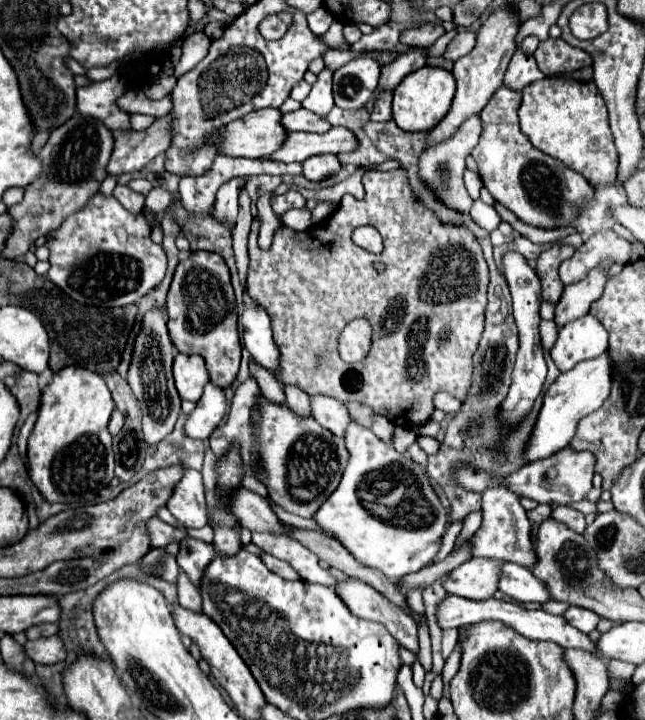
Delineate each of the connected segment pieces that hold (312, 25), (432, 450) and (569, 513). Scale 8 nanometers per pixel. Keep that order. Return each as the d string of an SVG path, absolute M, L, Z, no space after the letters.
M319 7L317 11L313 11L309 15L309 28L317 35L323 35L329 29L333 21L333 15L329 13L329 9Z
M419 435L417 437L417 443L419 443L419 447L425 451L425 453L429 453L429 455L435 455L437 451L439 451L439 445L435 445L435 443L439 443L435 437L427 437L427 435Z
M555 507L551 511L551 517L555 521L559 521L559 523L565 523L575 533L583 533L585 531L585 515L579 513L577 509L573 509L573 507Z

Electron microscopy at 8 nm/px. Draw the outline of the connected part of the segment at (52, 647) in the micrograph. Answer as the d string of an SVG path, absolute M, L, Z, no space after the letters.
M57 635L53 637L41 637L35 641L27 641L23 645L25 655L35 663L35 665L55 665L65 661L67 653L63 649L63 643L57 641Z

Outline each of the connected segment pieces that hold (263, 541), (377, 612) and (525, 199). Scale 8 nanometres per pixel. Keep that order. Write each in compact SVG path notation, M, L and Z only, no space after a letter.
M253 533L251 535L253 545L257 545L261 551L287 561L303 581L309 583L321 583L327 587L335 585L335 579L327 569L319 567L319 559L315 553L309 553L299 541L293 541L293 537L287 535L275 535L275 533Z
M347 577L345 581L337 581L335 593L341 601L345 601L347 609L361 619L377 621L387 627L387 631L409 651L419 651L417 641L417 623L409 613L405 613L399 605L387 601L379 591L375 591L371 585Z
M509 87L497 89L489 105L479 113L483 131L477 147L473 149L473 159L479 165L479 175L485 189L507 209L511 209L521 221L537 227L567 227L583 209L583 205L593 197L593 187L589 181L563 165L561 161L535 149L527 135L519 131L517 109L521 105L521 93Z

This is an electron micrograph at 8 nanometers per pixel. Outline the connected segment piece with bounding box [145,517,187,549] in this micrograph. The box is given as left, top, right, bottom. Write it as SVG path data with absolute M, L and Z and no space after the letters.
M151 517L145 525L145 531L149 535L149 541L151 541L151 549L157 549L157 547L165 547L169 545L171 541L181 541L187 537L187 533L183 529L175 529L167 523L163 523L159 517Z

